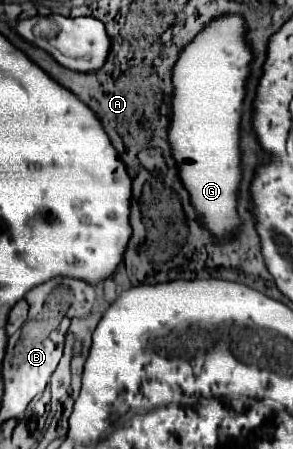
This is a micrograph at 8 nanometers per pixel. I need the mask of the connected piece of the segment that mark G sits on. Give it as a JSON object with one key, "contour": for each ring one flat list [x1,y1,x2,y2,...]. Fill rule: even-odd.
{"contour":[[221,17,215,19,203,33,199,33,179,55,173,69,173,121,169,127,169,143,173,147,173,155,179,163,179,175,183,185,191,195,191,203,203,215,203,225,223,237,225,233,235,233,239,227,237,217,237,187,241,179,239,169,239,121,241,121,241,103,245,97,245,79,249,75,251,49,243,41,243,19,241,17]]}

